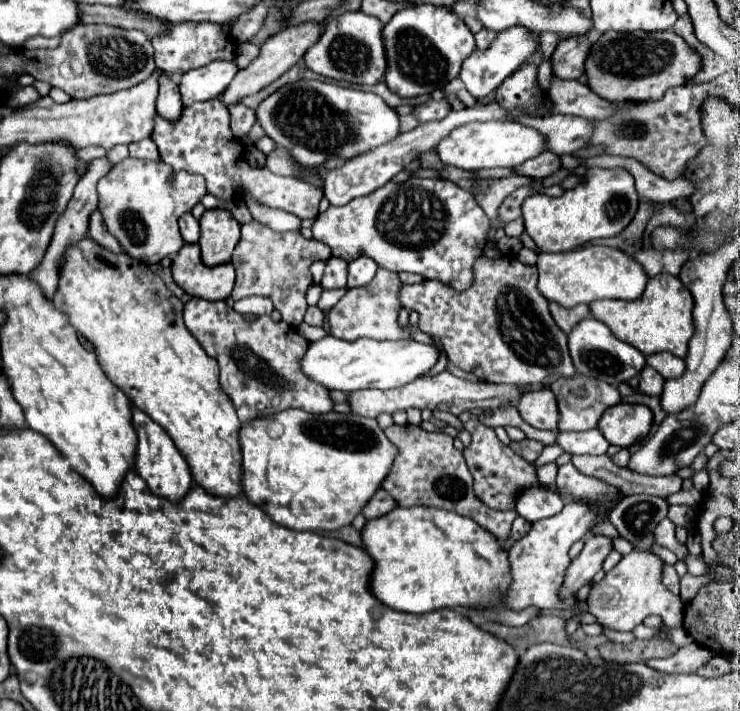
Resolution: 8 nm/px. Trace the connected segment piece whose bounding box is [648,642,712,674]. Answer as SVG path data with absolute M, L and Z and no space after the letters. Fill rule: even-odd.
M688 644L678 648L678 652L664 660L650 660L648 666L666 674L692 674L696 672L708 658L712 656L710 650L700 648L698 644Z

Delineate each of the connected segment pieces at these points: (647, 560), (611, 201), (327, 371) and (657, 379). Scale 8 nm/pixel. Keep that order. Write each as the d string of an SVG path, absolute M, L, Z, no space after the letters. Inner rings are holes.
M632 550L610 572L606 572L606 576L598 584L592 586L586 600L590 614L594 614L602 626L608 626L612 630L626 630L626 632L630 632L650 614L662 616L668 628L682 626L684 602L680 600L680 596L674 596L664 588L662 568L664 568L664 560L658 554Z
M590 168L586 182L574 190L566 190L560 198L534 194L522 204L526 232L540 252L570 252L592 240L620 234L638 210L638 194L634 178L624 168Z
M326 336L318 342L312 342L304 360L302 370L316 382L324 384L328 390L366 390L366 388L398 388L424 374L428 374L440 358L440 352L432 344L420 344L414 340L372 340L358 338L354 342ZM394 384L394 386L388 386Z
M644 366L644 370L640 372L640 392L658 396L662 392L662 384L664 384L664 378L654 368Z

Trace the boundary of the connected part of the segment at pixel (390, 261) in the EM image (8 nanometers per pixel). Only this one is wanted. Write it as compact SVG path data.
M410 178L406 182L388 182L368 196L350 200L344 206L330 206L324 214L318 214L312 234L314 240L330 246L332 256L346 262L358 256L370 256L380 268L392 272L416 272L428 280L440 280L456 290L466 290L472 282L472 264L484 248L490 220L476 204L472 192L440 178Z

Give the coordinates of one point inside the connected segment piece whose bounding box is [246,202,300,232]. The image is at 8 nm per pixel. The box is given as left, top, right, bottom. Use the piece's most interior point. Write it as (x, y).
(278, 220)

